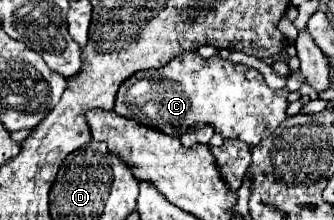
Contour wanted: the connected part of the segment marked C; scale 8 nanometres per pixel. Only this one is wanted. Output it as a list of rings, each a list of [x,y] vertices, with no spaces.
[[[193,50],[175,56],[163,66],[163,74],[157,70],[143,70],[125,80],[117,92],[115,112],[171,136],[181,136],[197,124],[209,124],[223,138],[239,138],[255,146],[287,118],[287,96],[287,88],[269,88],[261,72],[249,66],[233,64],[221,56],[205,60]]]

